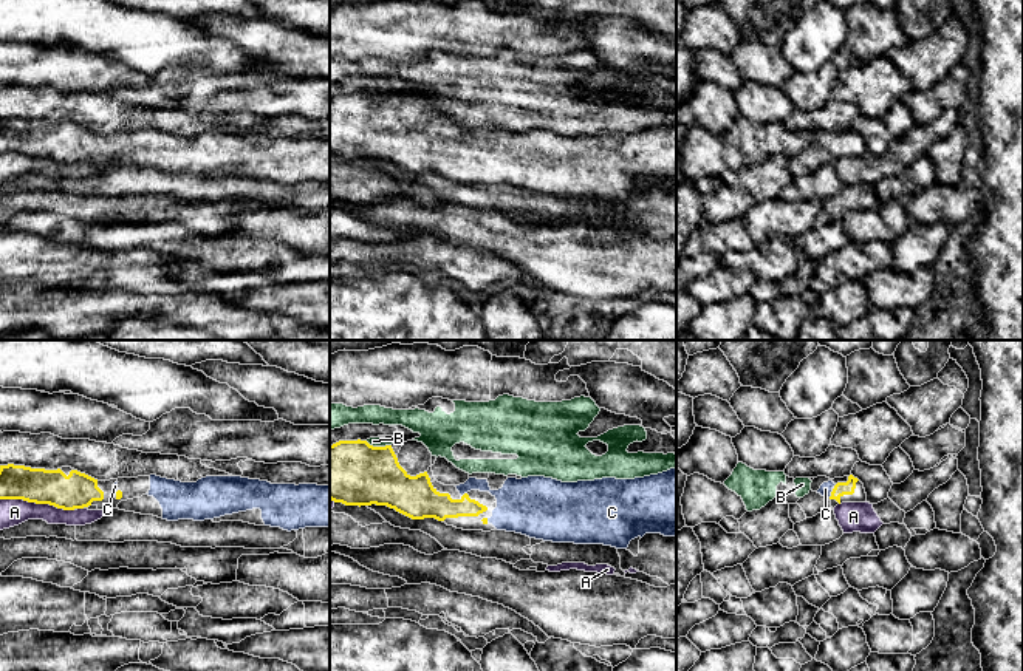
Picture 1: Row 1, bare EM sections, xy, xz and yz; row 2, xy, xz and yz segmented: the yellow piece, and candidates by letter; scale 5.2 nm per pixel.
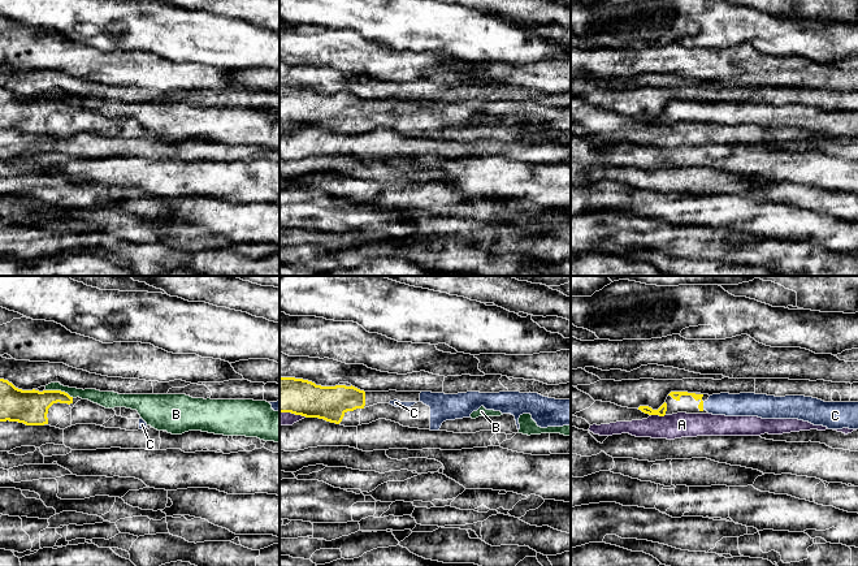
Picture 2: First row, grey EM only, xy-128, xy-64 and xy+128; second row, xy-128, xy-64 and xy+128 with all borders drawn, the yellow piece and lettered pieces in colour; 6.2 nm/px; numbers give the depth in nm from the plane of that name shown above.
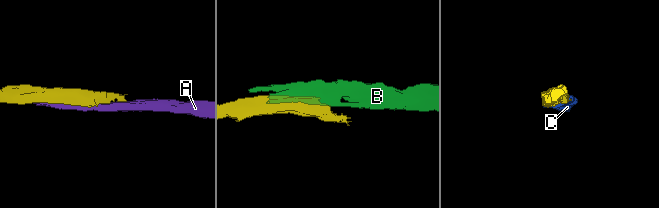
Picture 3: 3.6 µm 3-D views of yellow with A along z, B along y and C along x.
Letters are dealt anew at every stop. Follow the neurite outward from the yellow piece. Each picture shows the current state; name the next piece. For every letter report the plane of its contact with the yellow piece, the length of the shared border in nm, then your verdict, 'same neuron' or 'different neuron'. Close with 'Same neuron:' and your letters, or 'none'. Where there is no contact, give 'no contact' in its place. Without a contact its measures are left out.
A: xy | 380 nm | different neuron
B: xz | 140 nm | different neuron
C: yz | 50 nm | same neuron
Same neuron: C

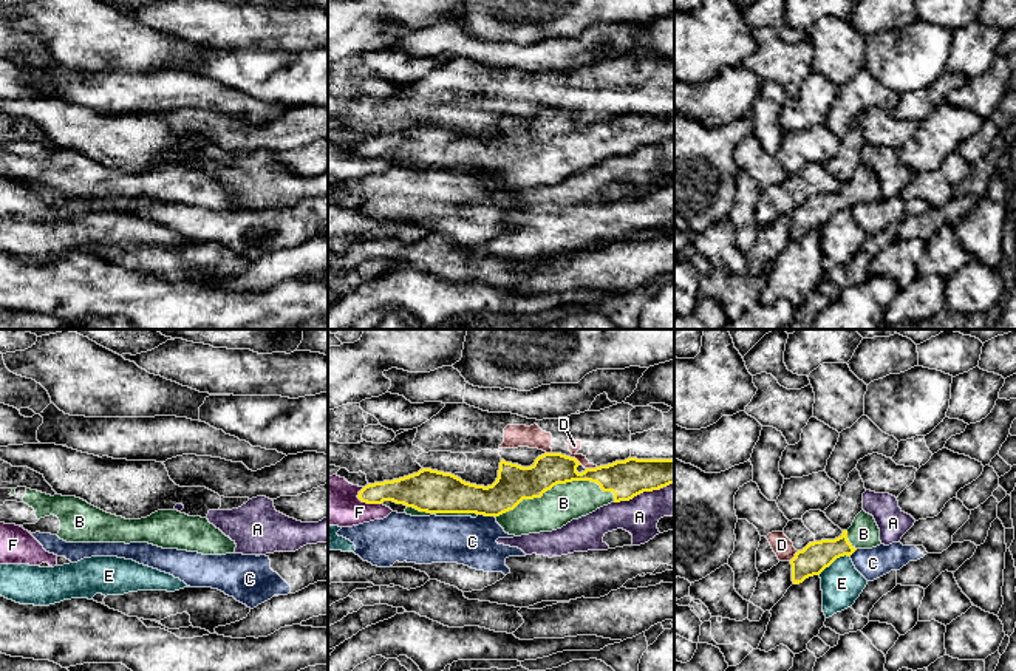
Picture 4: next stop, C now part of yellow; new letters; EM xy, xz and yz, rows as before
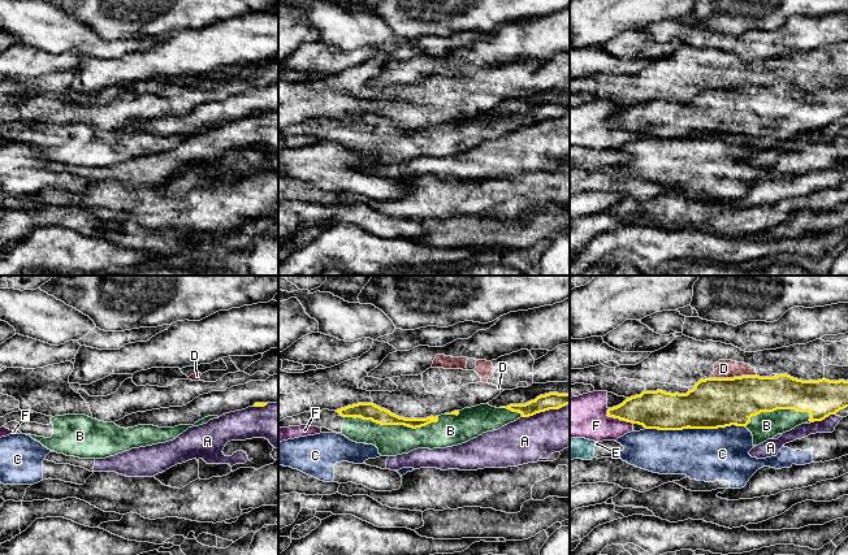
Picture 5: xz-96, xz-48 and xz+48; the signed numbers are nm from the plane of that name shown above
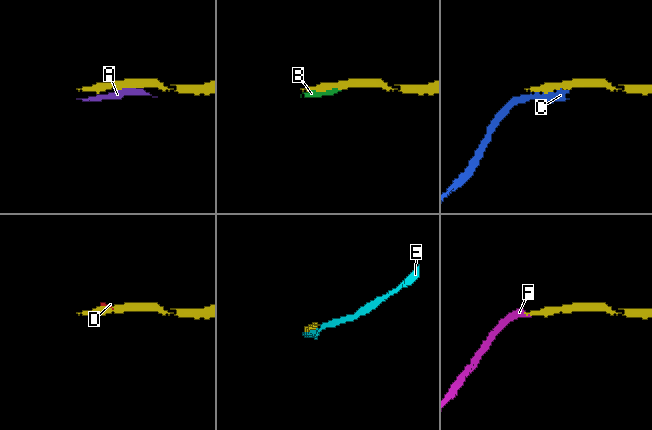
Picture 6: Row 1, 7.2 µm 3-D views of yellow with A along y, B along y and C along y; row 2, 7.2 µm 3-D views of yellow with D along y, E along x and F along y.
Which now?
A: xz | 240 nm | different neuron
B: xz | 650 nm | same neuron
C: xz | 90 nm | different neuron
D: xz | 80 nm | different neuron
E: yz | 190 nm | different neuron
F: xz | 140 nm | different neuron
Same neuron: B

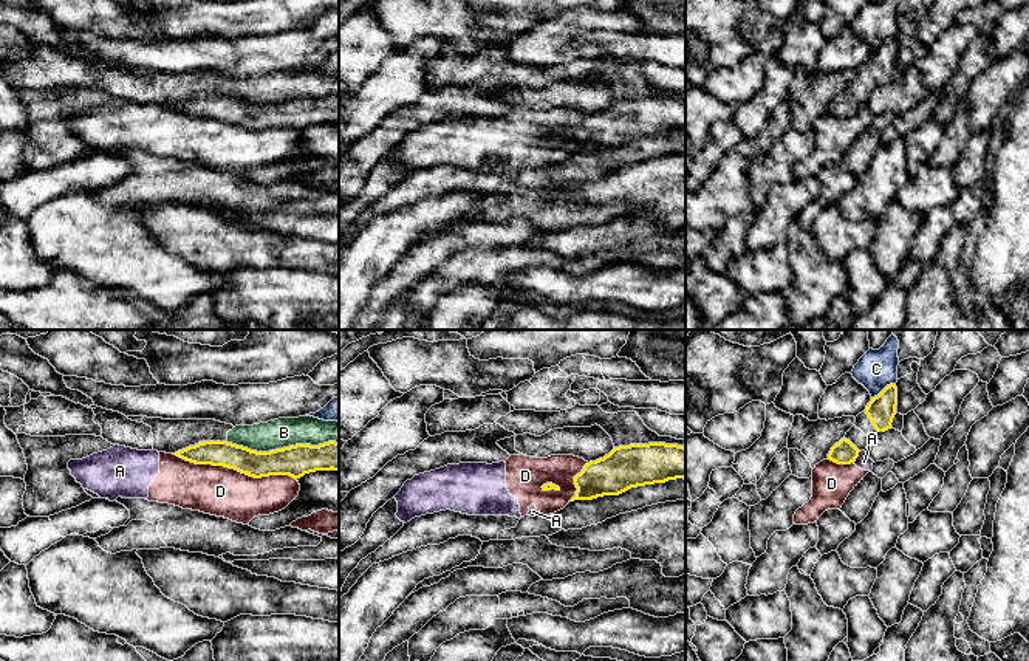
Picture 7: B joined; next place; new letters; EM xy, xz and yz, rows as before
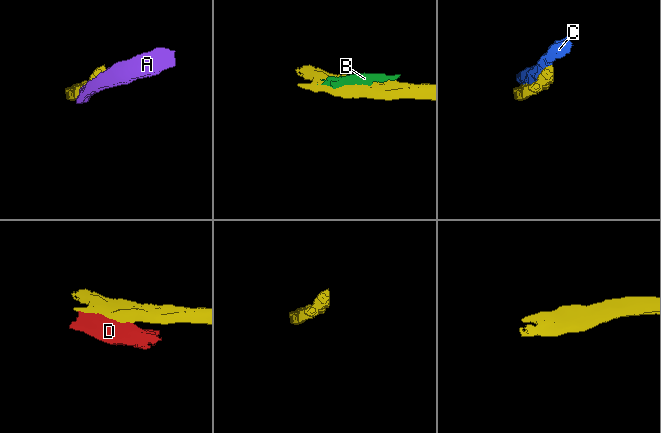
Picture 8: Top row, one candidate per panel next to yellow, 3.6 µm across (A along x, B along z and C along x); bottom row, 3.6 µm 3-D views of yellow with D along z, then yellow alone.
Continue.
A: yz | 80 nm | different neuron
B: xy | 600 nm | different neuron
C: yz | 150 nm | different neuron
D: xy | 650 nm | different neuron
Same neuron: none

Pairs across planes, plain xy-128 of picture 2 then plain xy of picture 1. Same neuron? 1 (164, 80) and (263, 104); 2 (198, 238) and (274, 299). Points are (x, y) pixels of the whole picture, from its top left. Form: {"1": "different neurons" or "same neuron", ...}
{"1": "different neurons", "2": "same neuron"}

